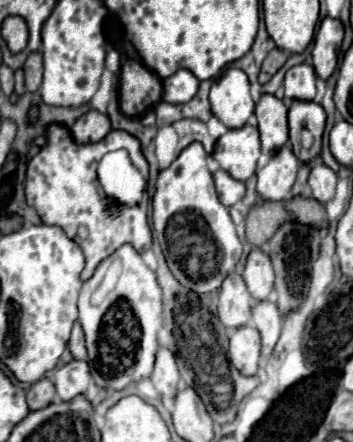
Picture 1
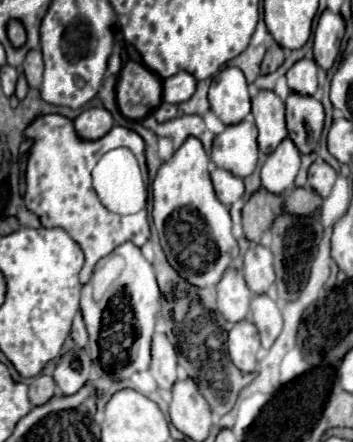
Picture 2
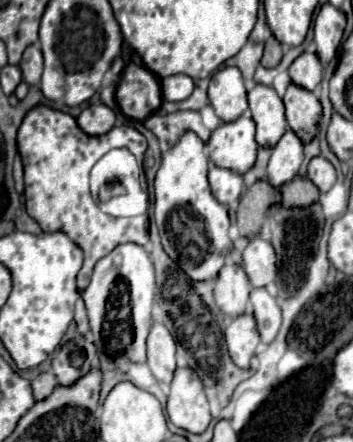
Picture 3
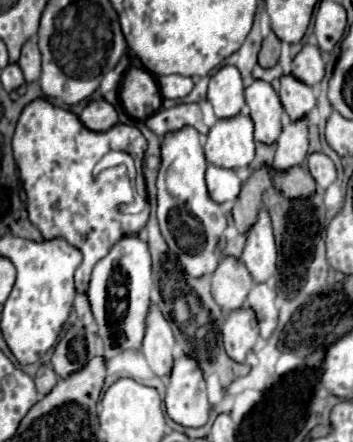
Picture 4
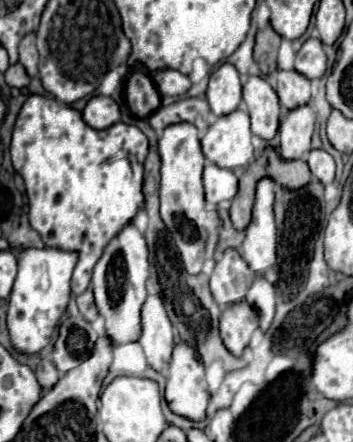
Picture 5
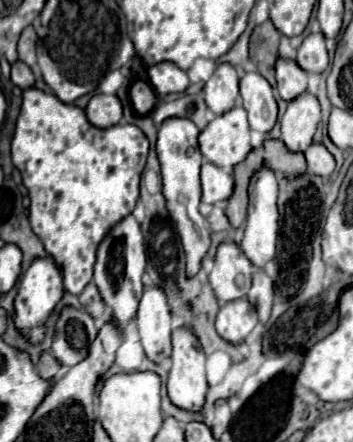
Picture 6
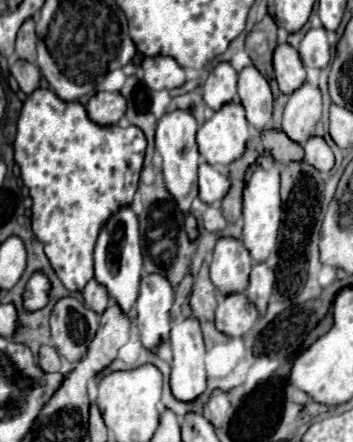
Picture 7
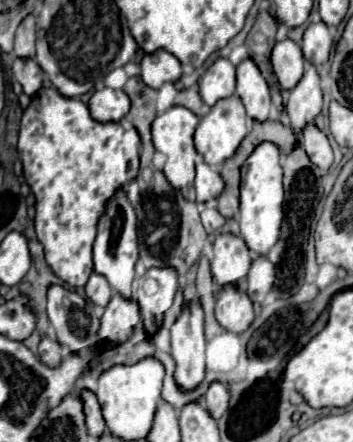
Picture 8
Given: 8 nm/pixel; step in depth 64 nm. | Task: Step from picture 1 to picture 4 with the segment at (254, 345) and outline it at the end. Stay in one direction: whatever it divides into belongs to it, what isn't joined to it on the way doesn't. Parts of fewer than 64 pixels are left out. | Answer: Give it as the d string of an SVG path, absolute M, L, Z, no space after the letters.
M252 308L232 310L224 322L222 338L226 354L236 362L244 362L258 338L258 320Z

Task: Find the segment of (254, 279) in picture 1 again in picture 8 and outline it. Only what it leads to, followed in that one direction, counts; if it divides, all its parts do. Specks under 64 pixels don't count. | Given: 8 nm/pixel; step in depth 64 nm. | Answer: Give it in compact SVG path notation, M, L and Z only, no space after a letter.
M260 142L246 160L246 174L240 184L240 232L248 248L260 256L268 254L280 236L284 218L284 186L280 150L272 142Z

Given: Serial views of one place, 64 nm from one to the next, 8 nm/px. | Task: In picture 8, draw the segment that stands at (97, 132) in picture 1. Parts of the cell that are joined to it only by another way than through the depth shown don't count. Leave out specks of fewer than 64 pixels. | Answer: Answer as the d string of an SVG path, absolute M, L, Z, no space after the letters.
M96 90L88 102L90 114L100 122L118 122L130 110L130 98L124 90Z

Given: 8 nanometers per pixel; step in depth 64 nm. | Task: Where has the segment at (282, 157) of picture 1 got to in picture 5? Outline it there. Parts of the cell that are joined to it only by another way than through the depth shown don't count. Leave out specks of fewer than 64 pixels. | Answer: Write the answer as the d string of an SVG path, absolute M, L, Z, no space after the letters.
M310 104L288 110L280 122L280 154L284 160L304 160L310 150L310 138L314 134L316 112Z

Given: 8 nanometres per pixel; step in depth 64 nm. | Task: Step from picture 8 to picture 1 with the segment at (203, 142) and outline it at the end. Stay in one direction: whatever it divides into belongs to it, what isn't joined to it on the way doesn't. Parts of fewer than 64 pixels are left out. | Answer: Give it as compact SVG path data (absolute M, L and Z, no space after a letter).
M244 124L242 128L228 130L224 136L216 140L212 158L232 178L246 182L258 168L260 158L258 128Z

